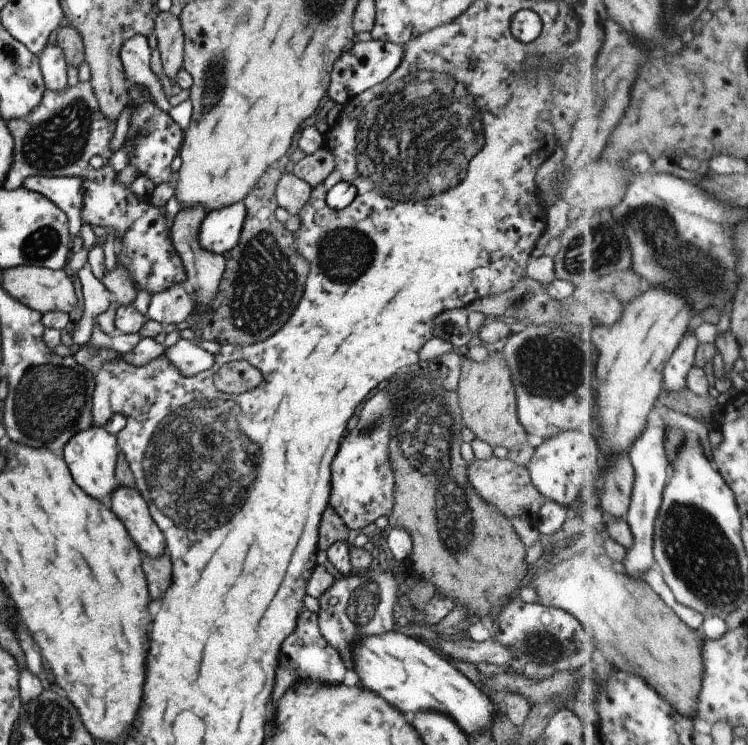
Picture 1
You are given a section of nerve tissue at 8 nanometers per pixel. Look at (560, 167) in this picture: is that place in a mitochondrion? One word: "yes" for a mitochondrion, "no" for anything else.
no

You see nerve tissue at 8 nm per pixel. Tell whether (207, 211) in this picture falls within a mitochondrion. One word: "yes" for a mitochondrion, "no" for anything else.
no

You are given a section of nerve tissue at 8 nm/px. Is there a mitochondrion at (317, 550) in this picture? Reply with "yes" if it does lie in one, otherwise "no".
no

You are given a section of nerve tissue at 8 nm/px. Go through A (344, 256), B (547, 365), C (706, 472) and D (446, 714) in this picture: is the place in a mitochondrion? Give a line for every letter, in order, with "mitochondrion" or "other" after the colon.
A: mitochondrion
B: mitochondrion
C: other
D: other

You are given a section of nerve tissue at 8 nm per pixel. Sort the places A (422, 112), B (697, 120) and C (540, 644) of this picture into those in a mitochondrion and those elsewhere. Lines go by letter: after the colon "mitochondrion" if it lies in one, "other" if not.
A: mitochondrion
B: other
C: mitochondrion

